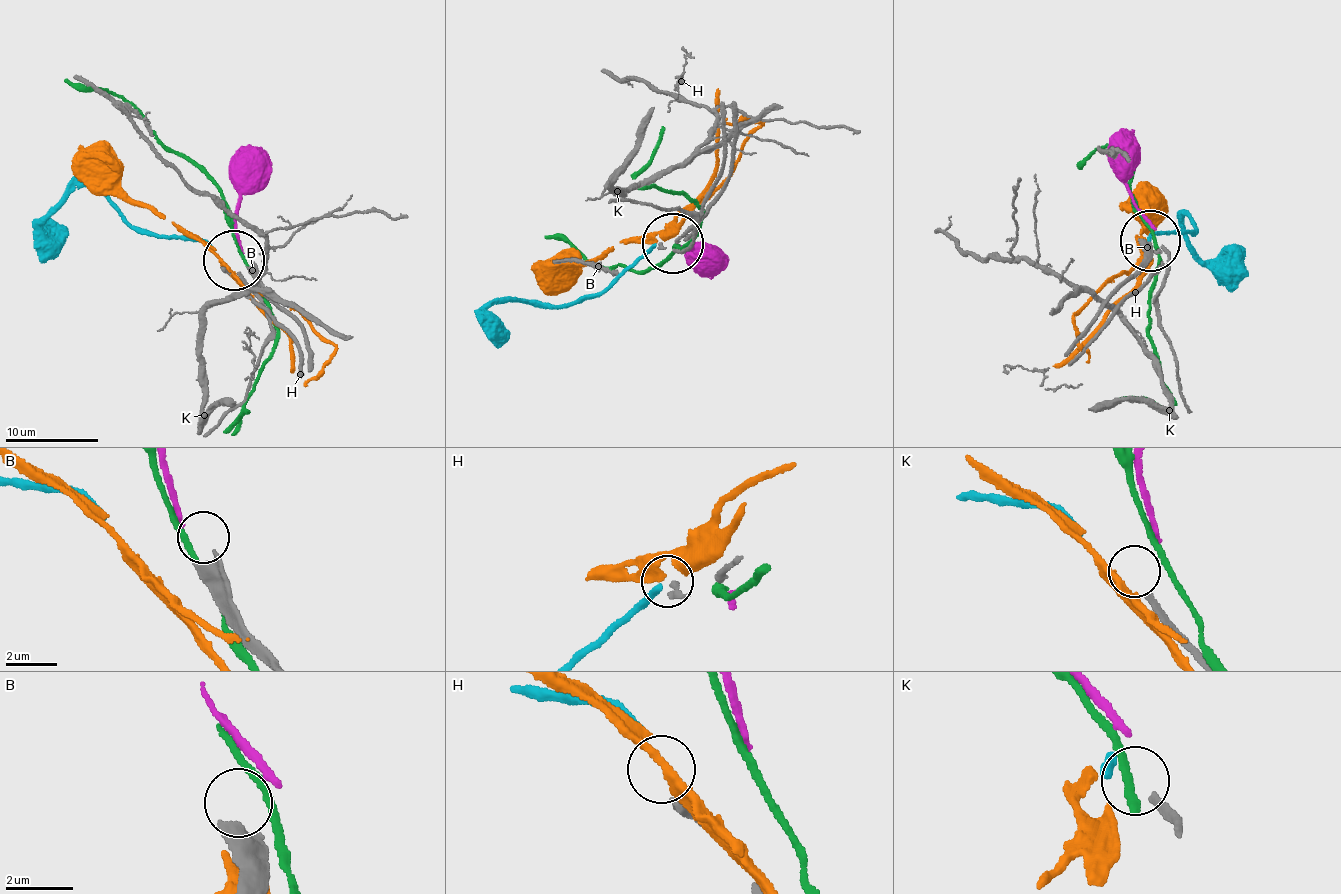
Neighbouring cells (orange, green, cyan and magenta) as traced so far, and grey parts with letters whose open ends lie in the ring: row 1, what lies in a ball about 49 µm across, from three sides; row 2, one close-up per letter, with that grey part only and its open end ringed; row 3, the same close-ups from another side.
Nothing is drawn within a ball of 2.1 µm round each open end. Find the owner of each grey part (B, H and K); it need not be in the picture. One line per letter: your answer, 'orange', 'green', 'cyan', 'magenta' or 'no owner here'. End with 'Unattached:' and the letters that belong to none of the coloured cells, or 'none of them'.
B: no owner here
H: cyan
K: no owner here
Unattached: B, K

